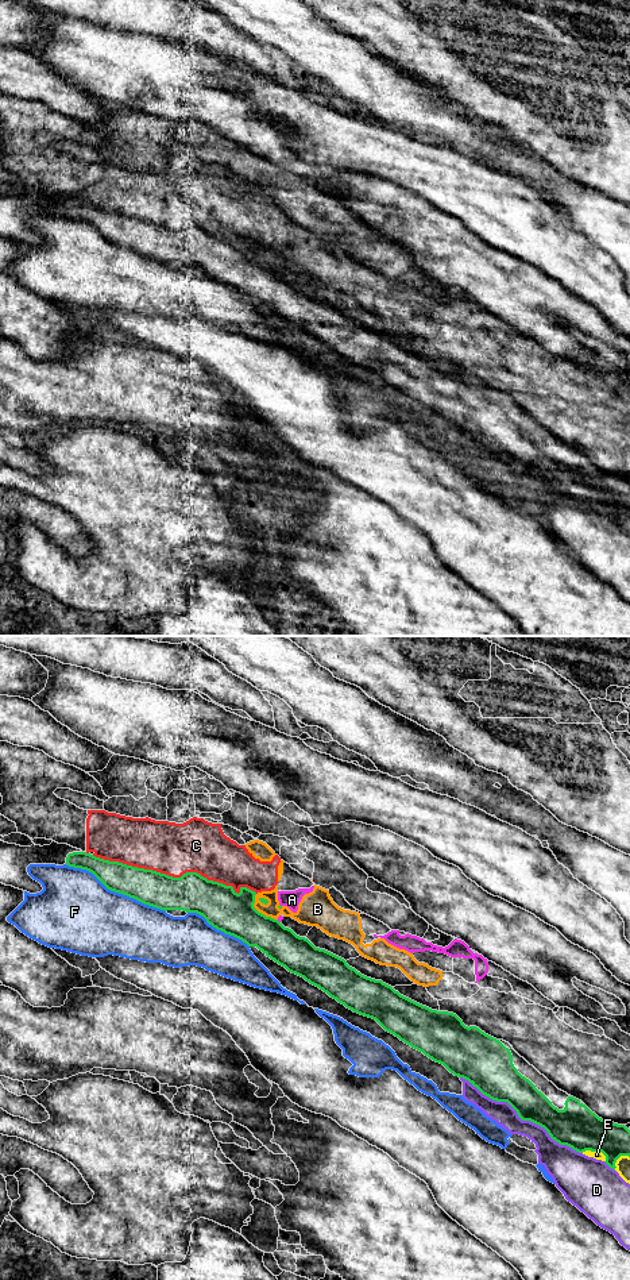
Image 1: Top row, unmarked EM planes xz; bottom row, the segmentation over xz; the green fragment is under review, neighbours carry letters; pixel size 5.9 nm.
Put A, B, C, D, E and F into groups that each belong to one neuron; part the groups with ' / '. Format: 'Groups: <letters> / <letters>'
Groups: A B C / D / E / F

